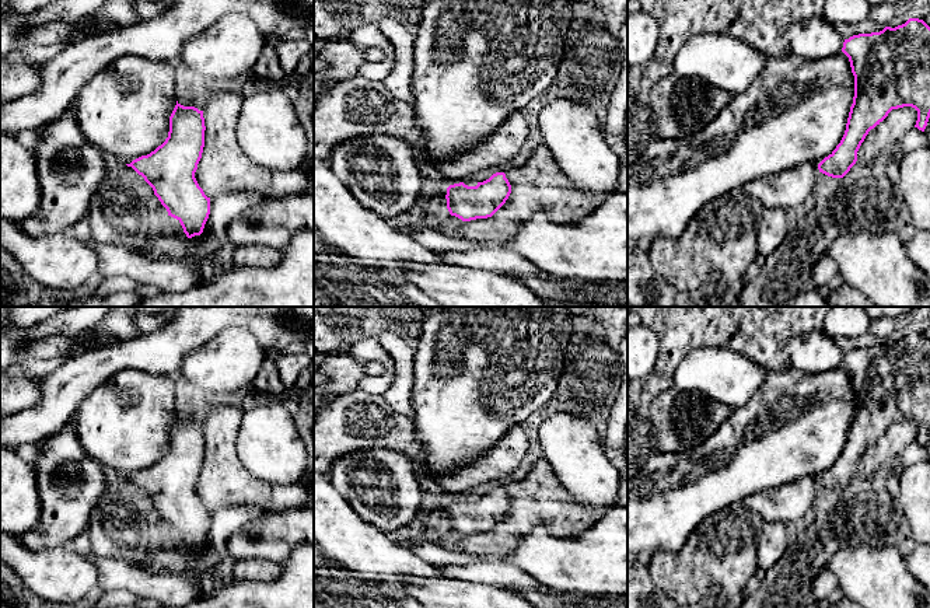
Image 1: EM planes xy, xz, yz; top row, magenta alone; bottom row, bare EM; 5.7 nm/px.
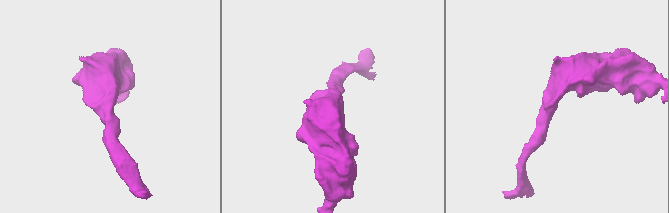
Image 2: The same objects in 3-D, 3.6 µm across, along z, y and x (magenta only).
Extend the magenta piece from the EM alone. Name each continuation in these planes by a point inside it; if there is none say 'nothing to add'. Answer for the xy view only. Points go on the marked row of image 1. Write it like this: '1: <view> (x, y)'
nothing to add

